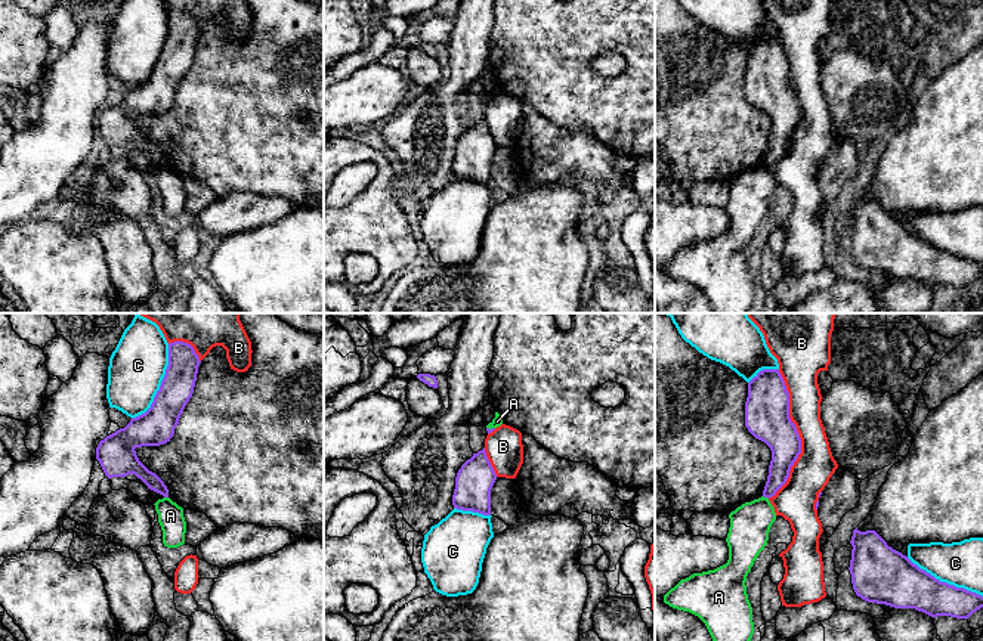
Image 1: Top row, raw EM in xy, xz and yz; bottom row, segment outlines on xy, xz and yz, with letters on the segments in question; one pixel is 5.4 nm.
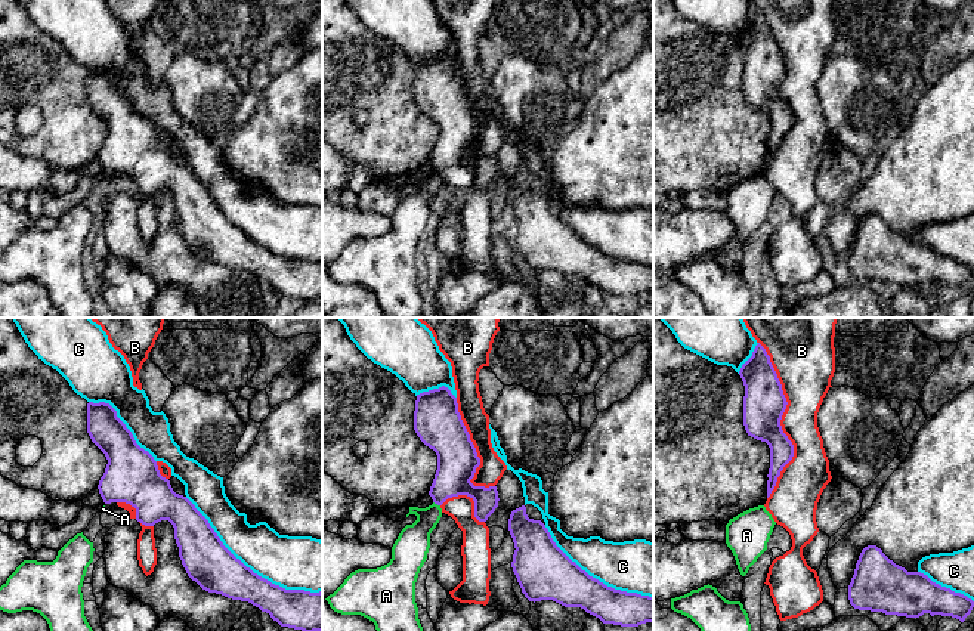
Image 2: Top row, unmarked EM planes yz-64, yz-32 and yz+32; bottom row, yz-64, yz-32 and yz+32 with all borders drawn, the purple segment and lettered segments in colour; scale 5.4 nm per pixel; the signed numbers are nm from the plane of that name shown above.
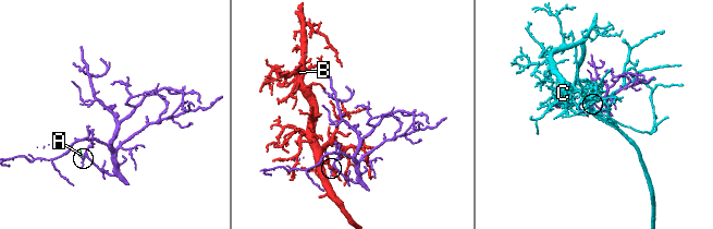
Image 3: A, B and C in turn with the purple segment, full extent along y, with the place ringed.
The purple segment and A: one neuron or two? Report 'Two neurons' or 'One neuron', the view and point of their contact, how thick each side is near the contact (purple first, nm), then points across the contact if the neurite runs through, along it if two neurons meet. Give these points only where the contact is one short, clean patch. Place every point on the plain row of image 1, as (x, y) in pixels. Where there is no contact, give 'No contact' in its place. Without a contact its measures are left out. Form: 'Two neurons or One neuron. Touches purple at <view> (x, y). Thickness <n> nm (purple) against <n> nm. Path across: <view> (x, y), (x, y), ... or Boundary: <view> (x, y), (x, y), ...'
Two neurons. Touches purple at yz (766, 166). Thickness 140 nm (purple) against 220 nm. Boundary: yz (763, 164), (767, 167)

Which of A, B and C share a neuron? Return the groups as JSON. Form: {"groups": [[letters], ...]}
{"groups": [["A"], ["B"], ["C"]]}

